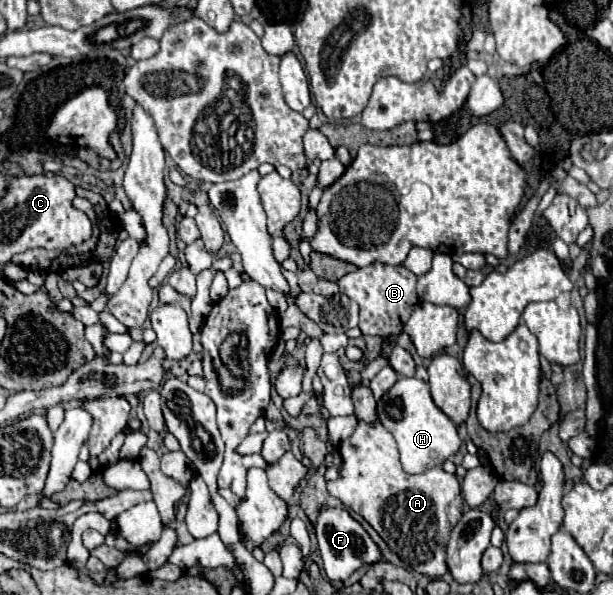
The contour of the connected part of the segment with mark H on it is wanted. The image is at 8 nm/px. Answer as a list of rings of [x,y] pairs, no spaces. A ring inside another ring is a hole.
[[[401,377],[377,403],[377,415],[381,425],[395,437],[401,465],[407,473],[423,473],[443,465],[443,461],[459,451],[457,425],[433,403],[429,385],[417,377]]]

